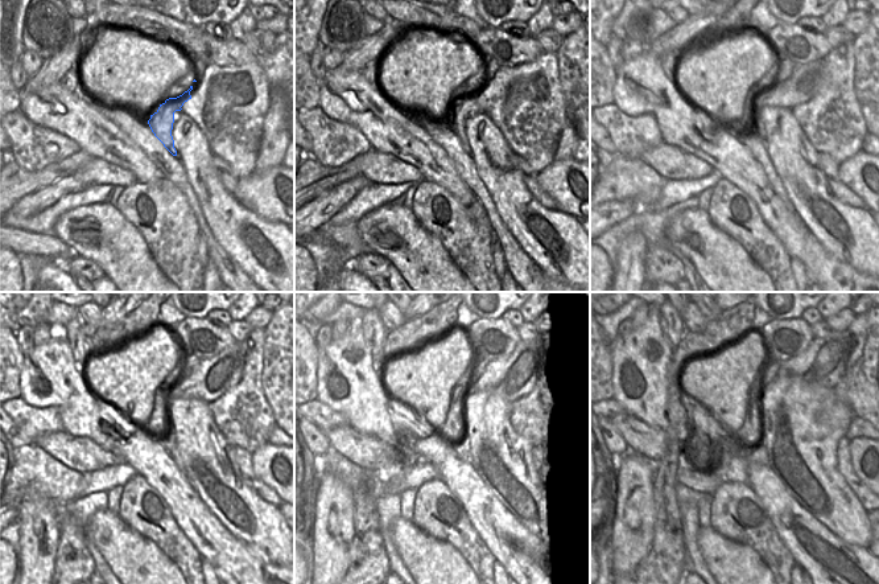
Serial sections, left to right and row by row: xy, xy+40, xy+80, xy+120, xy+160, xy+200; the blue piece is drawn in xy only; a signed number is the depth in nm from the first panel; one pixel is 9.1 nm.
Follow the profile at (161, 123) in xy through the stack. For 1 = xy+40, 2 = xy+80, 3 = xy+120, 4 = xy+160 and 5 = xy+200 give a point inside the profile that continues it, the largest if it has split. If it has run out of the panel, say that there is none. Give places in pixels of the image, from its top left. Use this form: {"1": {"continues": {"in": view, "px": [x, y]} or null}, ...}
{"1": {"continues": {"in": "xy+40", "px": [470, 101]}}, "2": {"continues": {"in": "xy+80", "px": [803, 83]}}, "3": {"continues": {"in": "xy+120", "px": [213, 377]}}, "4": {"continues": {"in": "xy+160", "px": [515, 375]}}, "5": {"continues": {"in": "xy+200", "px": [824, 361]}}}

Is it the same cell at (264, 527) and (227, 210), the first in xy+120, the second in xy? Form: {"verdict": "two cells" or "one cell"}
{"verdict": "one cell"}

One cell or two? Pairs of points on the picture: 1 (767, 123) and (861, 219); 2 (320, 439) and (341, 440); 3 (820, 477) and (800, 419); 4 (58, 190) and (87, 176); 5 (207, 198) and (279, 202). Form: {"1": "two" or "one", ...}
{"1": "one", "2": "two", "3": "one", "4": "two", "5": "two"}

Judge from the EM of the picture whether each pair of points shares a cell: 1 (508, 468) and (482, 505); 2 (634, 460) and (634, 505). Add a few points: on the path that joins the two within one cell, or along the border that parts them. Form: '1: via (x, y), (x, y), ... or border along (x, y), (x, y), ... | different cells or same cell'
1: border along (473, 467), (494, 496), (512, 514) | different cells
2: via (634, 471), (634, 485), (628, 494) | same cell

